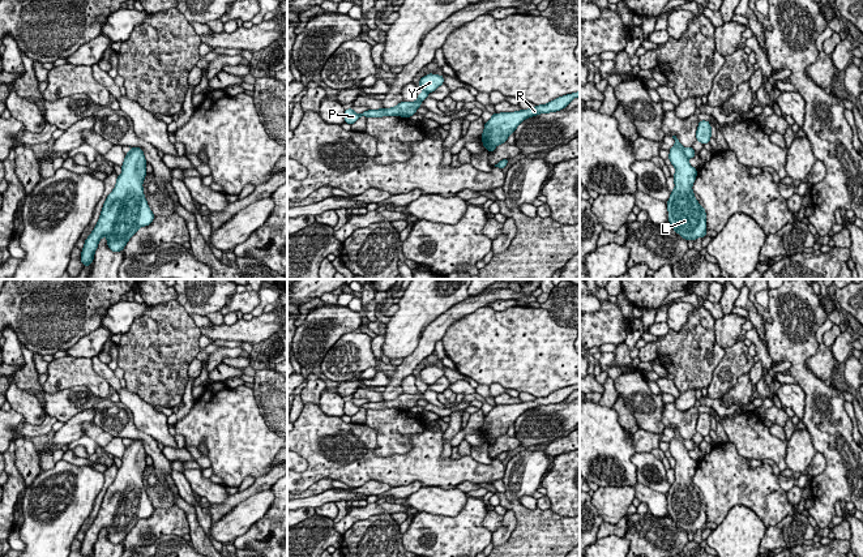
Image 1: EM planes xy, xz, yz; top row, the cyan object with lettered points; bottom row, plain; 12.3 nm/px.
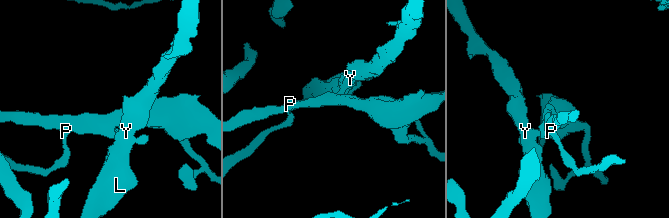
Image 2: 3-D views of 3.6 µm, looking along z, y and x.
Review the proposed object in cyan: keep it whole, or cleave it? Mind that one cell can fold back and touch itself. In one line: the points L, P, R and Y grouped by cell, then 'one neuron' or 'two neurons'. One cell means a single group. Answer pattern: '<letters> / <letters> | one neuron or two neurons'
L Y / P R | two neurons

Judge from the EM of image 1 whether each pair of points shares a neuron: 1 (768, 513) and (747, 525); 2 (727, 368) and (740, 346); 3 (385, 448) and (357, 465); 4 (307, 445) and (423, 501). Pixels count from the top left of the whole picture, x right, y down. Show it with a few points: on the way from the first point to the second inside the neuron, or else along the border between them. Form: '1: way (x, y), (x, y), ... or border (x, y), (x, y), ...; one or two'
1: border (729, 510), (735, 505), (746, 505), (765, 527); two
2: way (733, 363), (739, 351); one
3: border (366, 425), (376, 433), (376, 454), (405, 454); two
4: border (423, 485), (455, 487); two

